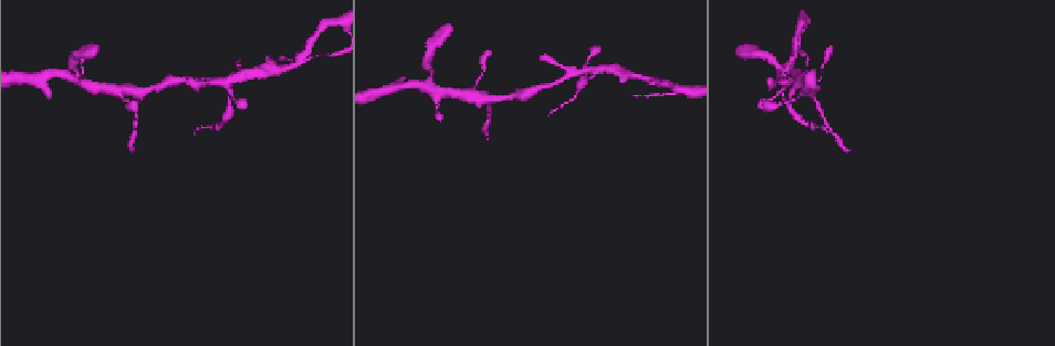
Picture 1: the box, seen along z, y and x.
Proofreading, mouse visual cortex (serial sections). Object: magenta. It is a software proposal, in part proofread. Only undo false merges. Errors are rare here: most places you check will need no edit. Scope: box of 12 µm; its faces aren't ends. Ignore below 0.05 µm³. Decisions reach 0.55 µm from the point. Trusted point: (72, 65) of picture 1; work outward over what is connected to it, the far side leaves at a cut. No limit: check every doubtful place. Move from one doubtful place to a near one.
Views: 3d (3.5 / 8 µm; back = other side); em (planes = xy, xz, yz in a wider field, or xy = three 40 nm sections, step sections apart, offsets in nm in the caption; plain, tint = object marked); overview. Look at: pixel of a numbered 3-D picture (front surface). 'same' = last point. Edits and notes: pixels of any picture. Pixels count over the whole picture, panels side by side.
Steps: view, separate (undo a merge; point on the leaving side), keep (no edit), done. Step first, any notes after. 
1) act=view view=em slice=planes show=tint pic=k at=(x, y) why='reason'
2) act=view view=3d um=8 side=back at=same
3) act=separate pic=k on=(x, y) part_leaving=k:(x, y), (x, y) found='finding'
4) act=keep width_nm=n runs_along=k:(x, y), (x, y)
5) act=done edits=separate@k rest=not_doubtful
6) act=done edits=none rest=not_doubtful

act=view view=3d um=3.5 pic=1 at=(431, 88) why='sharp bend'

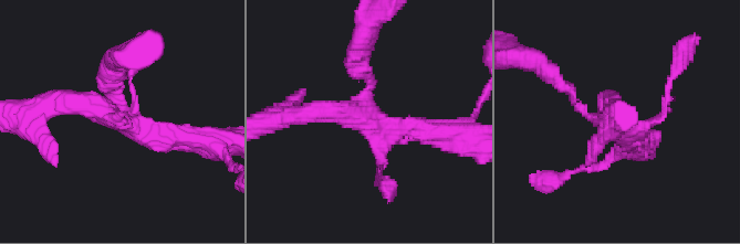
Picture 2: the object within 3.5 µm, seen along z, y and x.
act=view view=em slice=xy step=5 show=tint pic=2 at=(122, 123) why='now the EM'

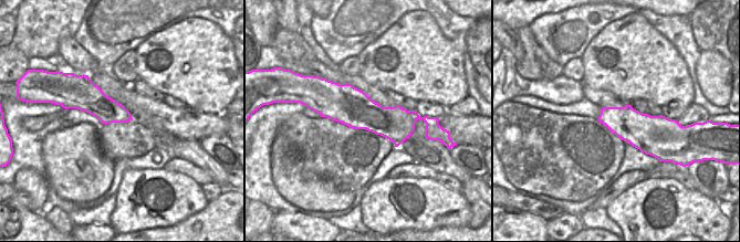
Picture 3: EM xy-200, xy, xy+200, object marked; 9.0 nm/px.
act=keep runs_along=3:(312, 105), (415, 117) found='all the same cell'

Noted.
act=view view=3d um=3.5 pic=1 at=(224, 82) why='branch point'

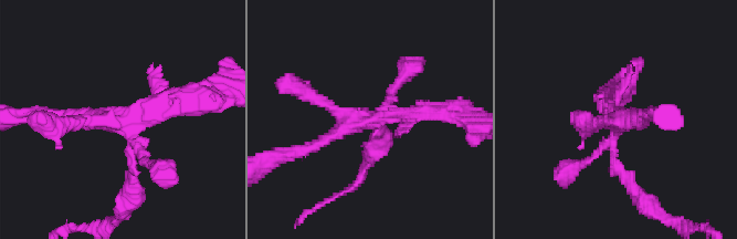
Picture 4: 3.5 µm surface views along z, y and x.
act=view view=em slice=planes show=tint pic=4 at=(364, 118) why='need the tissue'

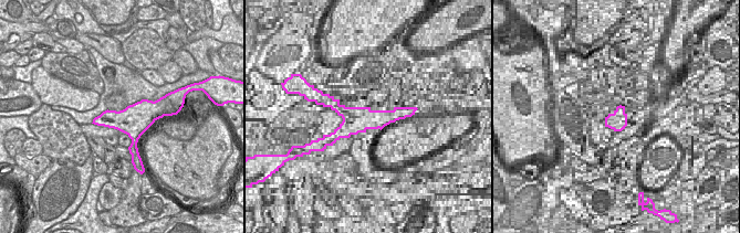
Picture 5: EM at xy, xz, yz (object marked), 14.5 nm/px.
act=keep runs_along=4:(301, 152), (358, 120), (429, 108) found='one cell here'

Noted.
act=view view=3d um=8 pic=1 at=(582, 78) why='sudden change in width'

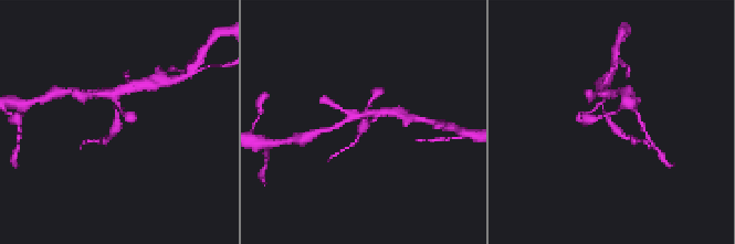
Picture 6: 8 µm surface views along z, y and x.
act=view view=em slice=xy step=3 show=tint pic=6 at=(610, 123)

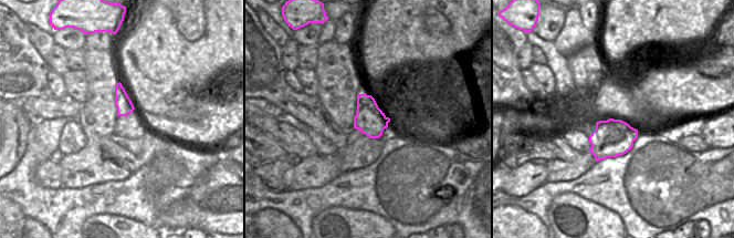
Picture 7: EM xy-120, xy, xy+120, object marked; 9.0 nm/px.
act=keep runs_along=6:(605, 94), (602, 114), (631, 138) found='continuous, no second cell'

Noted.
act=done edits=none rest=not_doubtful

